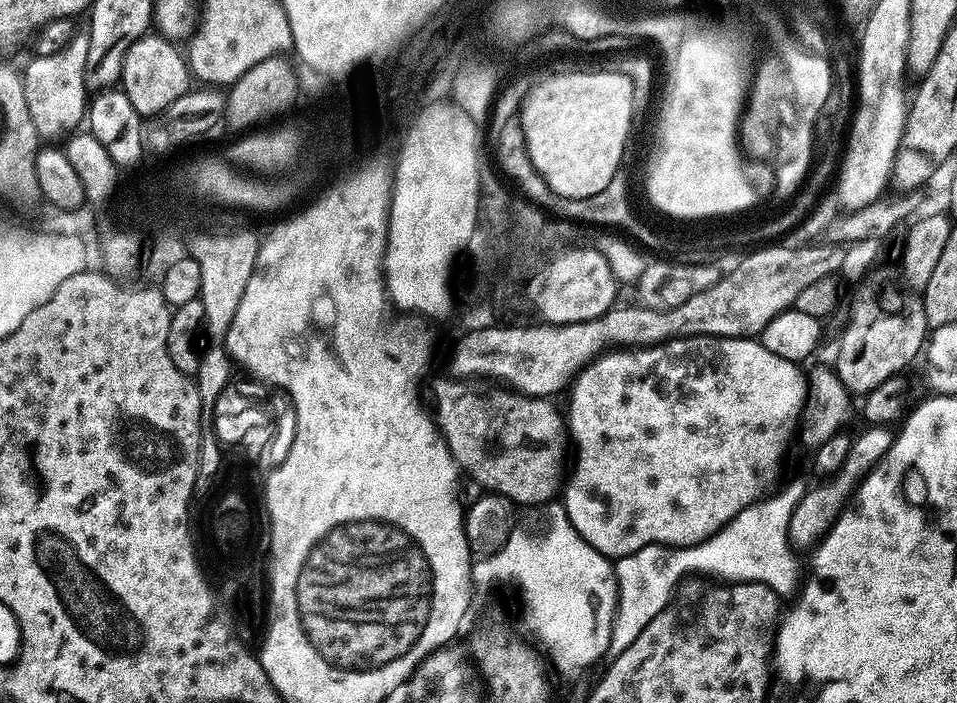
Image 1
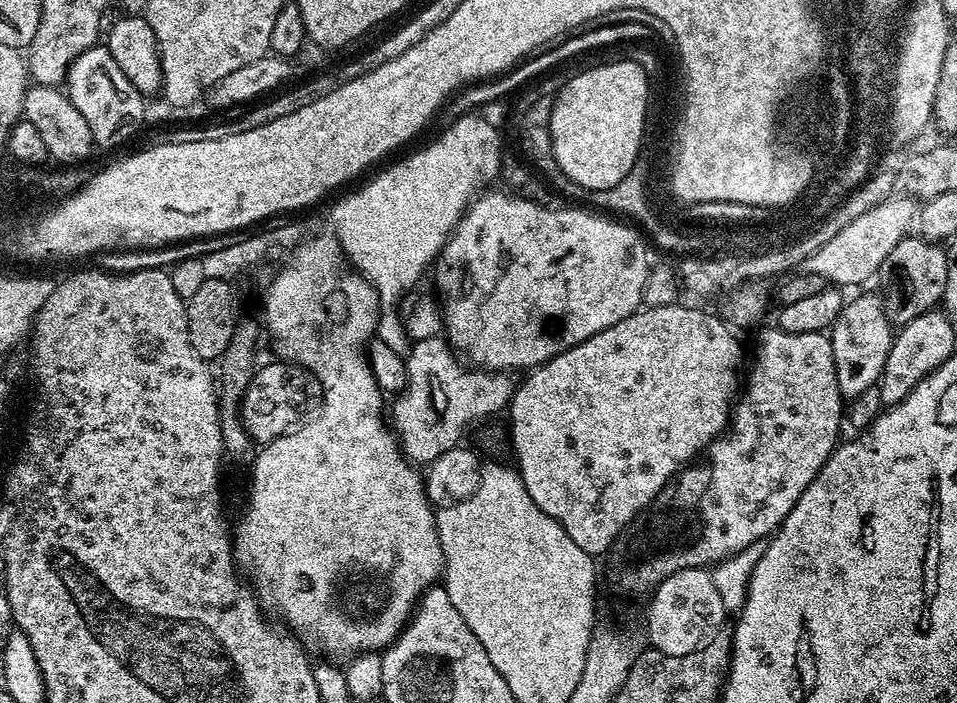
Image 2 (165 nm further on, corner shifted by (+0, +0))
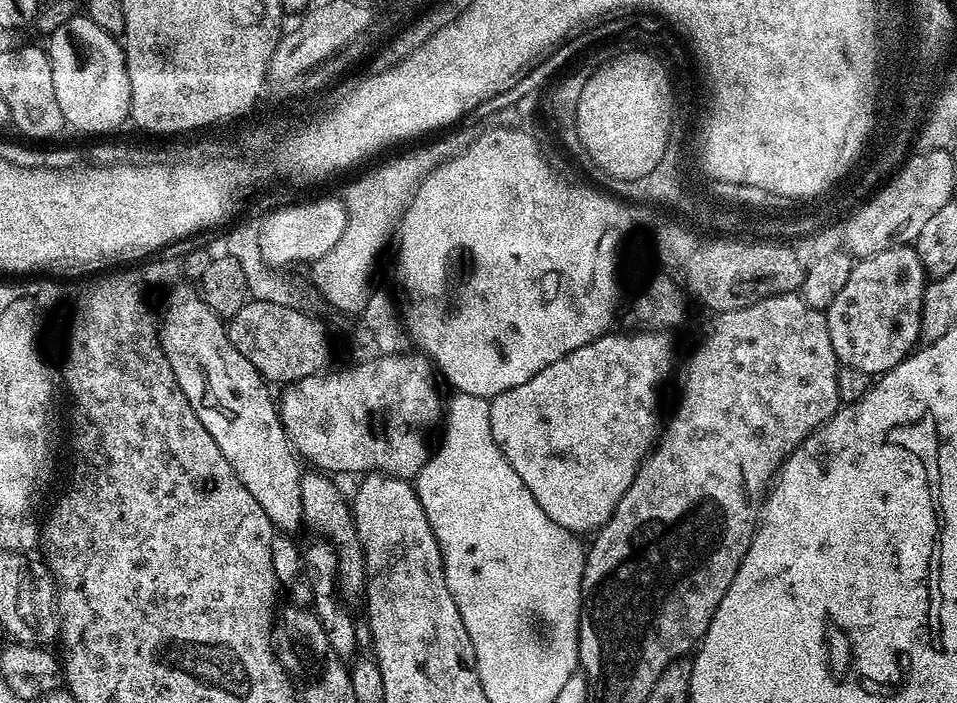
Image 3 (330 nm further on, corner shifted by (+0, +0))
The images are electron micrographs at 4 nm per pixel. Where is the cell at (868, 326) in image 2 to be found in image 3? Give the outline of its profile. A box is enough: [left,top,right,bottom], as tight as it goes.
[826,246,925,374]

